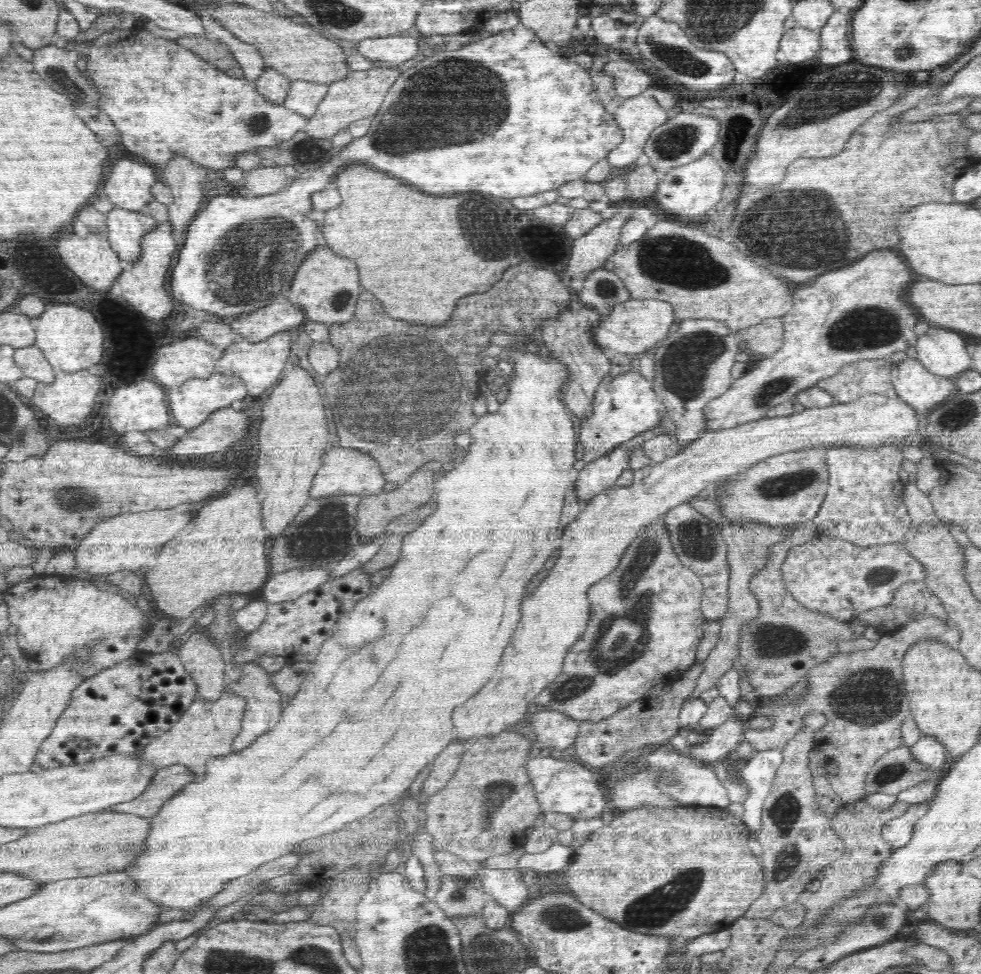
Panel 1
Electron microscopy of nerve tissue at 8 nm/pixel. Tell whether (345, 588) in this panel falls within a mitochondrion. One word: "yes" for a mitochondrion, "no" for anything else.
no

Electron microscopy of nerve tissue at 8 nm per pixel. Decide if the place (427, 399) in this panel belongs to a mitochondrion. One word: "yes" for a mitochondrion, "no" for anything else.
yes

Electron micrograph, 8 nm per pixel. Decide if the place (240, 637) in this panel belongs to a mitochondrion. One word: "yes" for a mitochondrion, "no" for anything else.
no

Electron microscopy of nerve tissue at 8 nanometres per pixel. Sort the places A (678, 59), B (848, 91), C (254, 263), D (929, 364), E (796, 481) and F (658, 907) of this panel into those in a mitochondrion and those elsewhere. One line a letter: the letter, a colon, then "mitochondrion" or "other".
A: mitochondrion
B: mitochondrion
C: mitochondrion
D: other
E: mitochondrion
F: mitochondrion

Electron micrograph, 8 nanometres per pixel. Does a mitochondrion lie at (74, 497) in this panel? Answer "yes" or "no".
yes

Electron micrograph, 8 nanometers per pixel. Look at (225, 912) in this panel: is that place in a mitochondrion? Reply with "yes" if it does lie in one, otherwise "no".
no

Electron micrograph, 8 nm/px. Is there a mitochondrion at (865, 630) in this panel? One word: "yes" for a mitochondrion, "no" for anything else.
no

